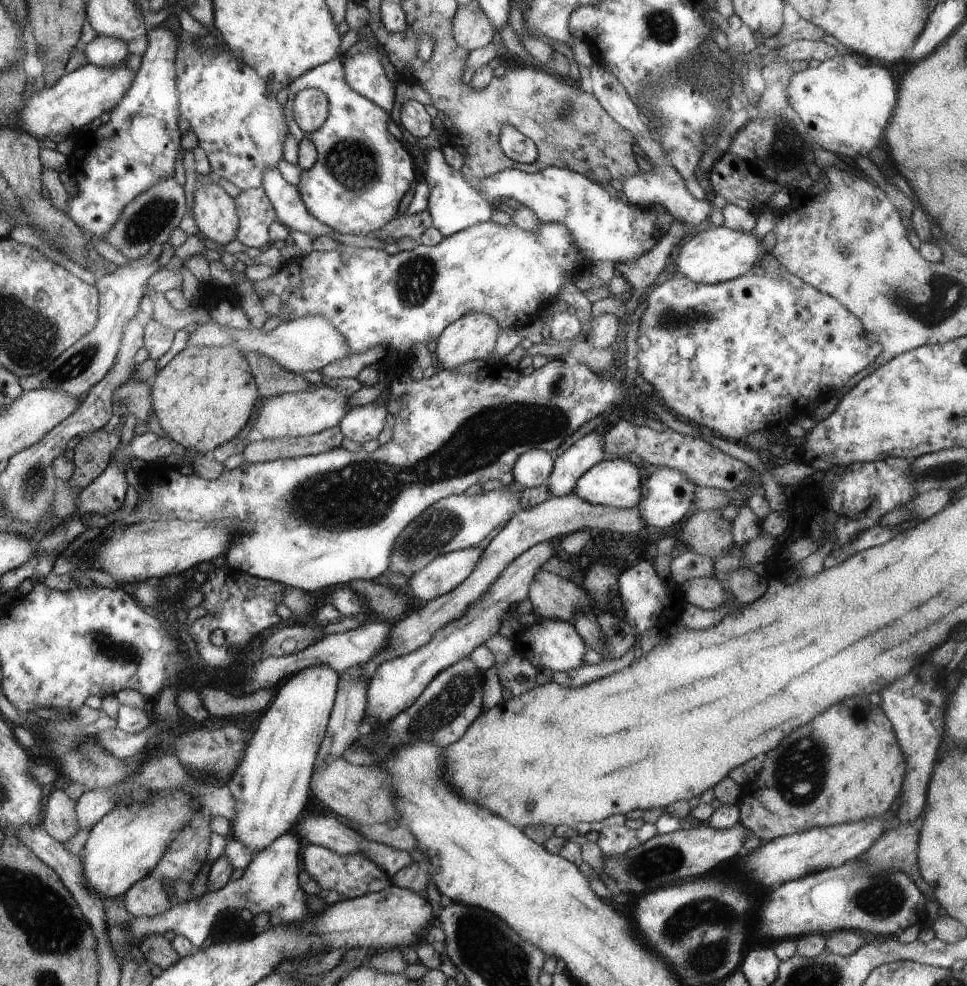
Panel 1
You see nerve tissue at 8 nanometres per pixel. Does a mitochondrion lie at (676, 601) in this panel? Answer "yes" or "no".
no

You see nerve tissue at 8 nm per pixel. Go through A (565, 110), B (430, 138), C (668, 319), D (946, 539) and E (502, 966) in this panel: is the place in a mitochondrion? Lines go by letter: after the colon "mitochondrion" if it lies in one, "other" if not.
A: mitochondrion
B: other
C: mitochondrion
D: other
E: mitochondrion

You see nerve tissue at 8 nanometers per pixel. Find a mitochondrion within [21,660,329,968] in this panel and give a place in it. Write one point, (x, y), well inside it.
(70, 945)

